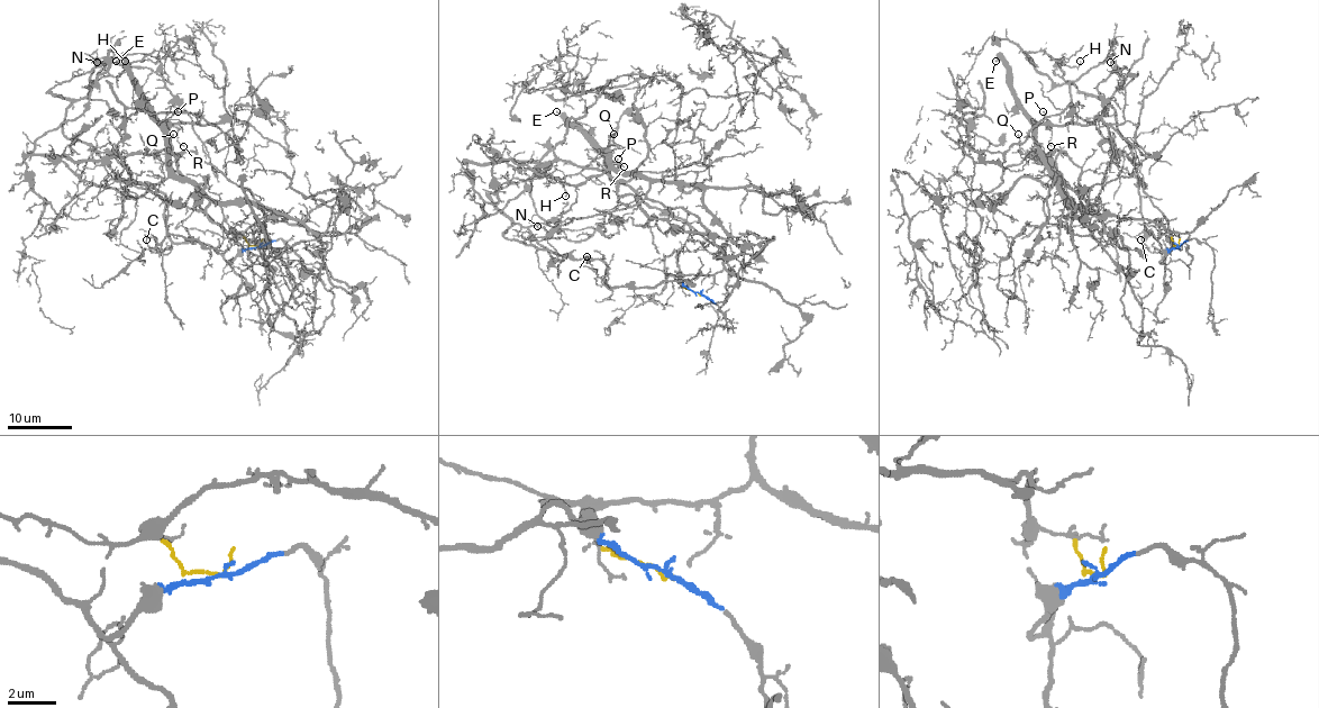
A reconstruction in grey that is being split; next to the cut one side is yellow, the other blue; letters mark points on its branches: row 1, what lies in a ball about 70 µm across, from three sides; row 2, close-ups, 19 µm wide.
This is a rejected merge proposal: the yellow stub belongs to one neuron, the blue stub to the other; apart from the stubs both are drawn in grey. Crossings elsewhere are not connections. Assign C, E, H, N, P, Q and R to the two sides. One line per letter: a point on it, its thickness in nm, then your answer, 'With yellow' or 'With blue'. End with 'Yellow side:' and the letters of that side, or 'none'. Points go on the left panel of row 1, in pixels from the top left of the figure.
C: Place: (146, 239). Thickness 110 nm. With blue
E: Place: (116, 61). Thickness 120 nm. With yellow
H: Place: (125, 61). Thickness 60 nm. With blue
N: Place: (97, 62). Thickness 110 nm. With blue
P: Place: (178, 111). Thickness 100 nm. With yellow
Q: Place: (173, 134). Thickness 110 nm. With yellow
R: Place: (183, 146). Thickness 90 nm. With yellow
Yellow side: E, P, Q, R

